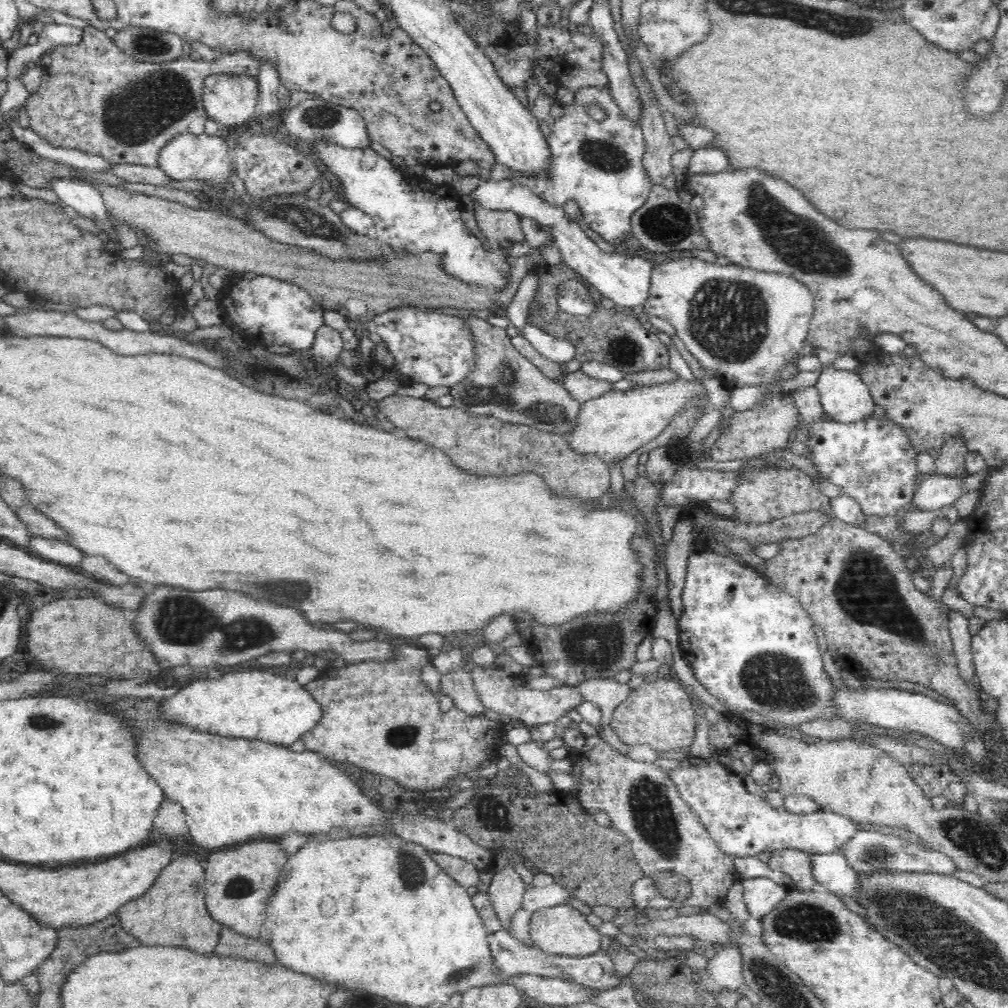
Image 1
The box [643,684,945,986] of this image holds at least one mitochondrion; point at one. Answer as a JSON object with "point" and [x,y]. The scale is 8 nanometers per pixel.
{"point":[807,921]}

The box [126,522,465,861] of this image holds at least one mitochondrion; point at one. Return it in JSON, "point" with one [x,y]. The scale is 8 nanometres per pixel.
{"point":[186,623]}

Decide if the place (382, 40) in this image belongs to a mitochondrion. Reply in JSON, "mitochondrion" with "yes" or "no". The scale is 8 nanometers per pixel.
{"mitochondrion":"no"}

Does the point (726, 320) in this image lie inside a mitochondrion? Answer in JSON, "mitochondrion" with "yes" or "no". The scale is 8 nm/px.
{"mitochondrion":"yes"}

